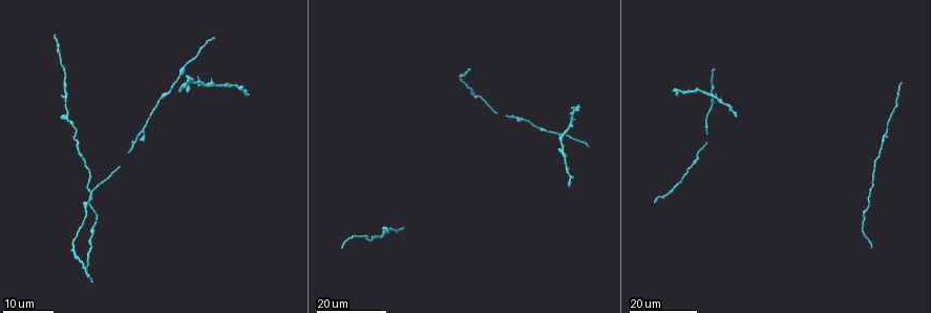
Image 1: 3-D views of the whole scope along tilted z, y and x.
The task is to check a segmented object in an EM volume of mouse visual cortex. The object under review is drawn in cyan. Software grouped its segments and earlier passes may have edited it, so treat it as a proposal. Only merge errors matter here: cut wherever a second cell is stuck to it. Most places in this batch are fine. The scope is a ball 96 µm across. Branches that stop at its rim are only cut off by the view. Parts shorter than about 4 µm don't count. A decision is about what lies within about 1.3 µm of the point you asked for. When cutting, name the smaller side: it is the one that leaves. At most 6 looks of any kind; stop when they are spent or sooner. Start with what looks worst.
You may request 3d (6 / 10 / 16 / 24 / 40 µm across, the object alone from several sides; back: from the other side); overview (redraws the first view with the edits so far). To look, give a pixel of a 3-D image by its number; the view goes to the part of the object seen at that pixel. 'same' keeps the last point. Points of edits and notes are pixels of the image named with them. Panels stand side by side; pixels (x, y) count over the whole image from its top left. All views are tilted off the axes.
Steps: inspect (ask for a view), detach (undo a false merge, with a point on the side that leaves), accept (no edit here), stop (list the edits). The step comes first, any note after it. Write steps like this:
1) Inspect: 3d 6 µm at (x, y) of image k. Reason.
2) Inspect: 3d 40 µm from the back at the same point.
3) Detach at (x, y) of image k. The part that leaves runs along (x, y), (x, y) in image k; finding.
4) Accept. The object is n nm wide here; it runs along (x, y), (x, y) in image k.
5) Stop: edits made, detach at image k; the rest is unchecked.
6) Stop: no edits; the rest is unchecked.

Inspect: 3d 16 µm at (712, 89) of image 1. Three arms meet.

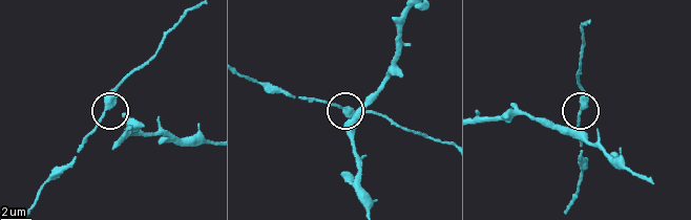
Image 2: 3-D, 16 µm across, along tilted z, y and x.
Inspect: 3d 6 µm at (580, 114) of image 2.

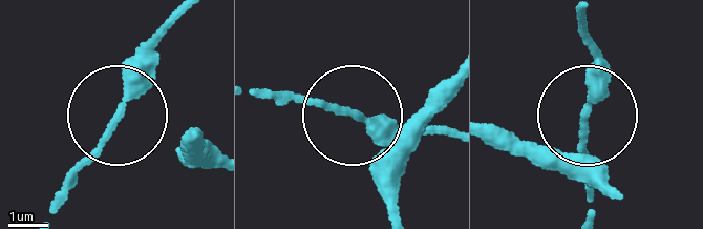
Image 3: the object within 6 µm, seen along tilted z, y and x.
Accept. The object is 180 nm wide here; it runs along (590, 211), (580, 142), (590, 22) in image 3; one cell here.

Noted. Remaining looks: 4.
Inspect: 3d 16 µm at (691, 164) of image 1.

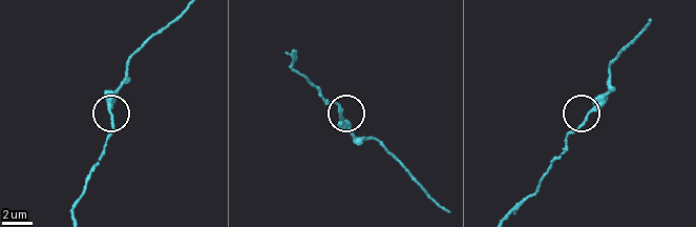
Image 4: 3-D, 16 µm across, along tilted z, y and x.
Inspect: 3d 10 µm at (110, 113) of image 4. Zoom in.

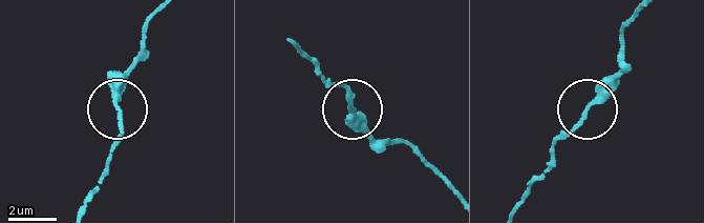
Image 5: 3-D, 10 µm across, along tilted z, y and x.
Accept. It runs along (450, 180), (411, 147), (378, 142), (347, 105), (343, 82) in image 5; all the same cell.

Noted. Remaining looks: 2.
Inspect: 3d 16 µm at (92, 239) of image 1. Calibre changes.

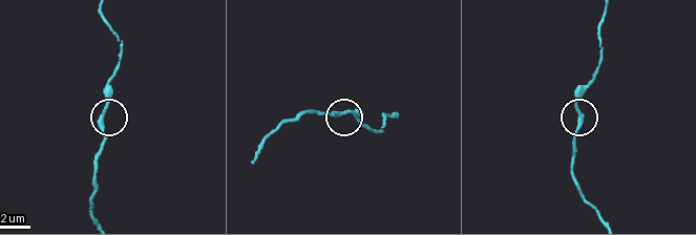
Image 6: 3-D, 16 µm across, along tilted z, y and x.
Inspect: 3d 10 µm at (105, 112) of image 6. Zoom in.

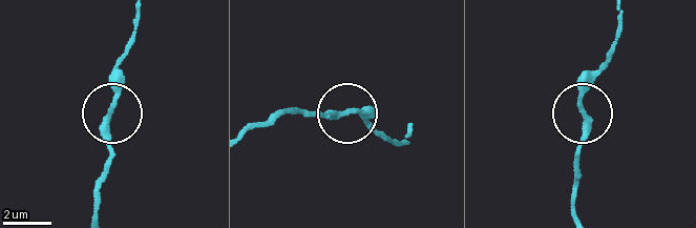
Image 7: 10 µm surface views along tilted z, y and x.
Accept. The object is 240 nm wide here; one cell here.

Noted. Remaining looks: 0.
Stop: no edits; the rest is unchecked.

